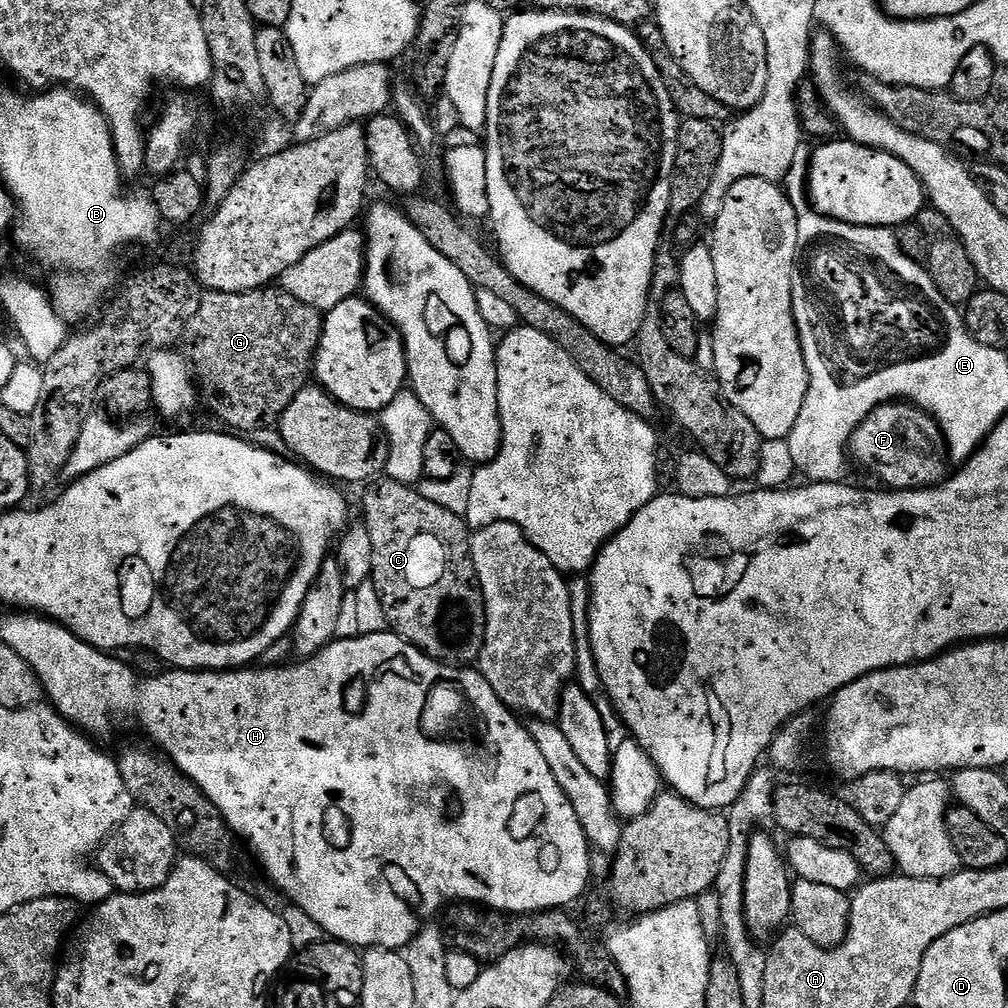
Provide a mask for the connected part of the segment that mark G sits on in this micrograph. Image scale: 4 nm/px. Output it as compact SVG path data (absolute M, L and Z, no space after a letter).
M279 287L258 288L255 292L214 292L208 290L204 292L202 302L198 306L198 314L194 314L194 318L190 318L190 322L184 327L182 344L188 347L186 359L194 373L195 379L199 381L202 388L202 383L204 383L204 388L210 395L220 395L224 399L217 402L216 408L220 411L221 418L232 427L229 429L235 430L240 434L248 434L244 432L256 432L259 428L270 427L271 424L273 427L279 421L280 415L286 410L286 406L290 406L290 402L294 402L296 395L309 383L310 377L314 372L316 350L320 345L320 335L323 329L324 316L317 308L311 308L306 306L304 302L298 302L289 292L285 292Z

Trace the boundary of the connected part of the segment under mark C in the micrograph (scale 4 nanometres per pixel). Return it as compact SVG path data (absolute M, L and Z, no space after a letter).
M389 478L377 479L364 490L362 523L370 530L374 545L371 581L385 607L389 629L439 664L475 665L482 654L488 623L484 595L472 561L472 532L464 517L430 502L416 486Z

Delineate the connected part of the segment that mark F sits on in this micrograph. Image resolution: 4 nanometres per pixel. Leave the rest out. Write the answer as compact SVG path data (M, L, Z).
M889 402L875 405L869 411L867 418L861 422L850 441L850 456L856 460L872 476L881 480L883 487L888 490L903 490L906 488L932 488L943 484L950 472L950 461L946 455L944 437L936 420L929 412L922 411L915 404L907 402Z

